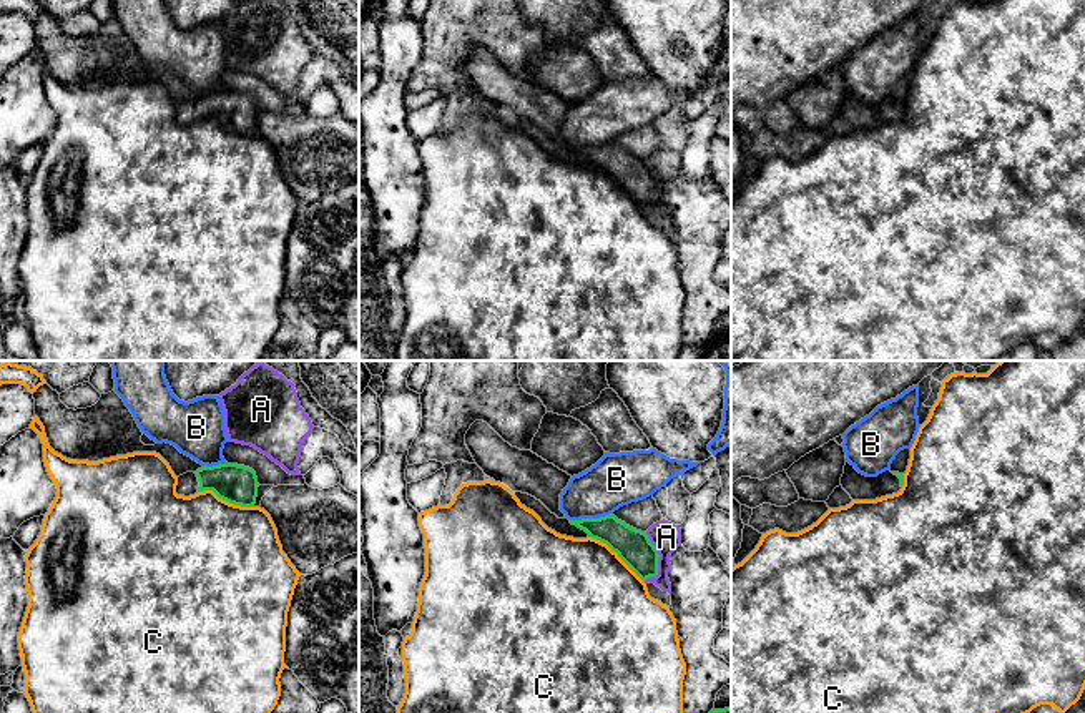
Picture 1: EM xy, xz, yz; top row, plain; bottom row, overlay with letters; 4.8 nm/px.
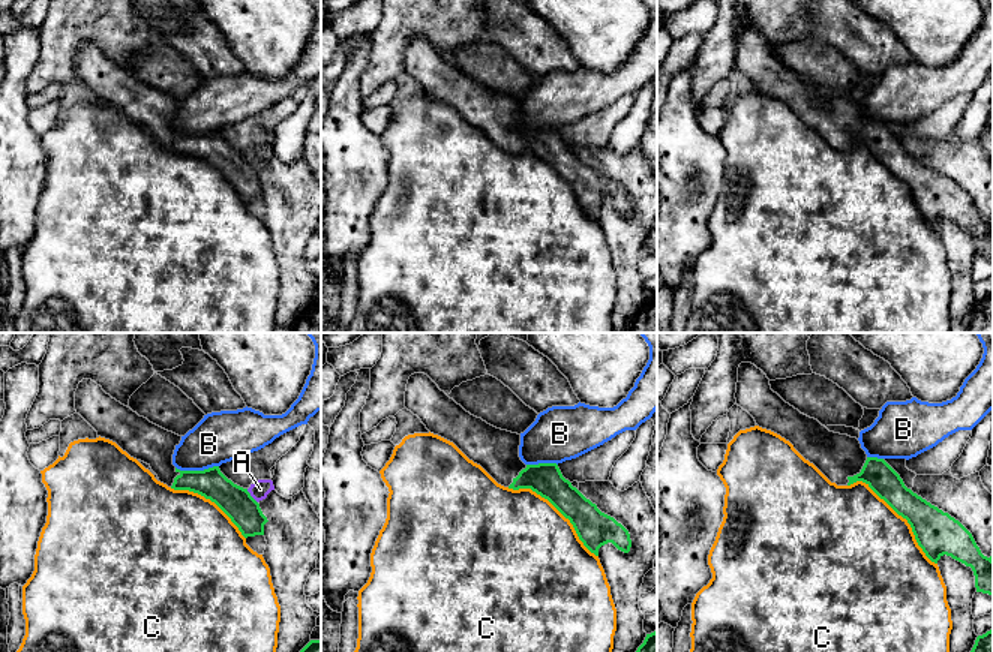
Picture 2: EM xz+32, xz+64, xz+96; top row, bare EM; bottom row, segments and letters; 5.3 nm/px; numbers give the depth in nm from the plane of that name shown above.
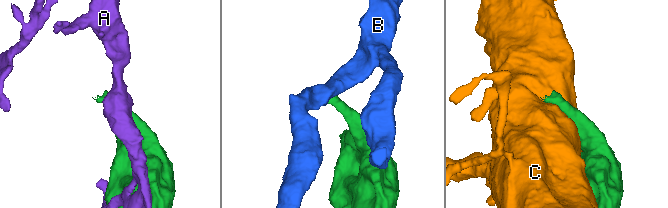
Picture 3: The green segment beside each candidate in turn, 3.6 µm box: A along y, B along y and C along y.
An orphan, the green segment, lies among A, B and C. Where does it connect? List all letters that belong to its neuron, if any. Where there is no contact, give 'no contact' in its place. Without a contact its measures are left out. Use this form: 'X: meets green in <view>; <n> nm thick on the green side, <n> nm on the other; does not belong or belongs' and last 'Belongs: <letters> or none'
A: meets green in xz; 170 nm thick on the green side, 140 nm on the other; does not belong
B: meets green in xz; 170 nm thick on the green side, 260 nm on the other; does not belong
C: meets green in xy; 190 nm thick on the green side, 500 nm on the other; does not belong
Belongs: none

